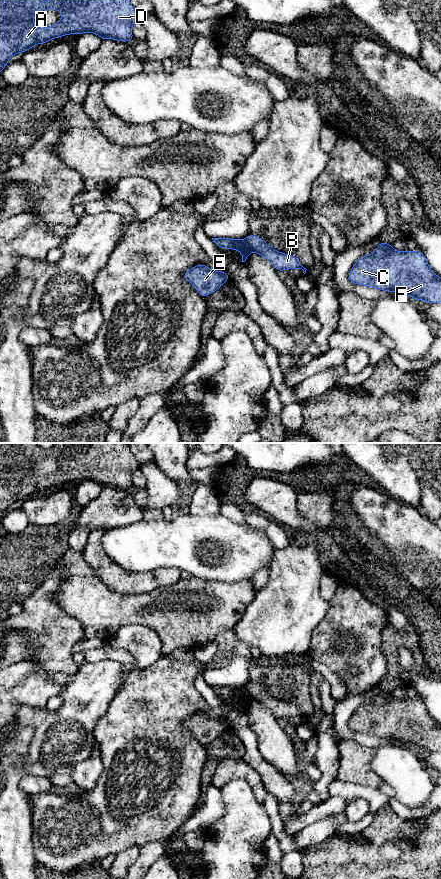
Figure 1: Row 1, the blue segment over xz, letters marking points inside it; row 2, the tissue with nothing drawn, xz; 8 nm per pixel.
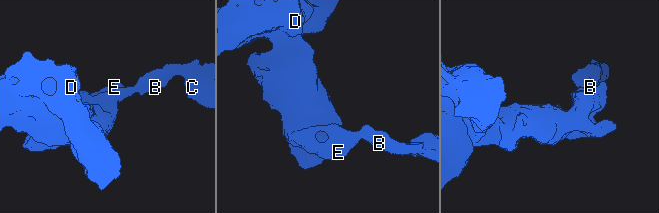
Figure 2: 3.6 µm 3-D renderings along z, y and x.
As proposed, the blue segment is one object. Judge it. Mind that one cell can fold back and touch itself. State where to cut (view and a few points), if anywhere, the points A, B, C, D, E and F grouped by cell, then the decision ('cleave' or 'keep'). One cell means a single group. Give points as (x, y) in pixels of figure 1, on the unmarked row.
cut xz (245, 686), (252, 699); groups A D E / B C F; cleave

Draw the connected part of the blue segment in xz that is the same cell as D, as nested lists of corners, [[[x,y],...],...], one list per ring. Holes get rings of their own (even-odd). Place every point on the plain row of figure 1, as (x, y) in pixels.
[[[0,443],[0,520],[8,513],[8,508],[17,501],[27,500],[37,492],[46,492],[49,488],[71,482],[94,481],[101,488],[134,489],[132,474],[141,465],[130,451],[128,443],[55,443],[48,449],[43,449],[37,443]],[[53,457],[62,462],[59,470],[45,476],[37,476],[34,465],[37,461]]]

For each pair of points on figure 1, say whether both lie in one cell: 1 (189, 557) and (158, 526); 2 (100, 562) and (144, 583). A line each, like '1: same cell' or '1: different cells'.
1: same cell
2: same cell

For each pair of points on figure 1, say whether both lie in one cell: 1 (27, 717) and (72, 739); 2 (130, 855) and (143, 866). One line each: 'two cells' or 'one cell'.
1: one cell
2: two cells

